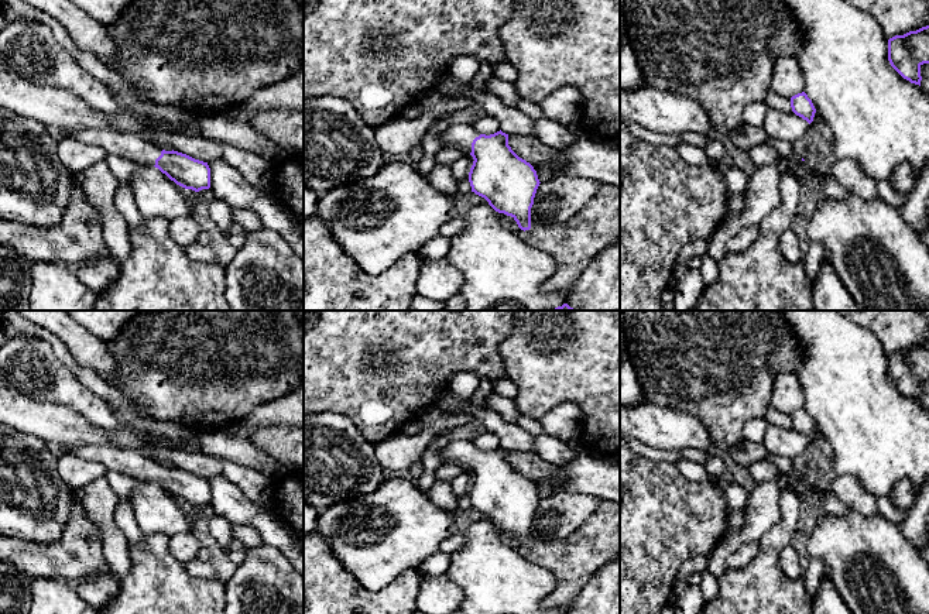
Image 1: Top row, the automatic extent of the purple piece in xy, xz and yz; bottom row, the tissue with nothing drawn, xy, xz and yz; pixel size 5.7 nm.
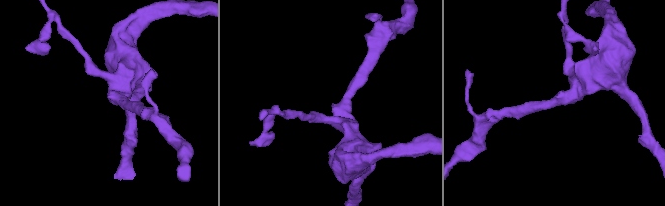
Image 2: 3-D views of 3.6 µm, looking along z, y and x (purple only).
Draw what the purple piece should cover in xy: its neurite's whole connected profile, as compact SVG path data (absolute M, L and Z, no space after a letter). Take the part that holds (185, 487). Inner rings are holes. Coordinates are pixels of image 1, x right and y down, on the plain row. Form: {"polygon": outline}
{"polygon": "M86 445L66 449L66 455L99 462L107 470L121 471L138 481L155 483L185 505L199 508L210 504L210 484L208 478L174 466L165 467L161 462L148 459L137 450Z"}

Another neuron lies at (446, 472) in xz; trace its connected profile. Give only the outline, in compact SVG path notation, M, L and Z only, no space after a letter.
M442 464L435 473L439 481L453 481L464 470L456 464Z

